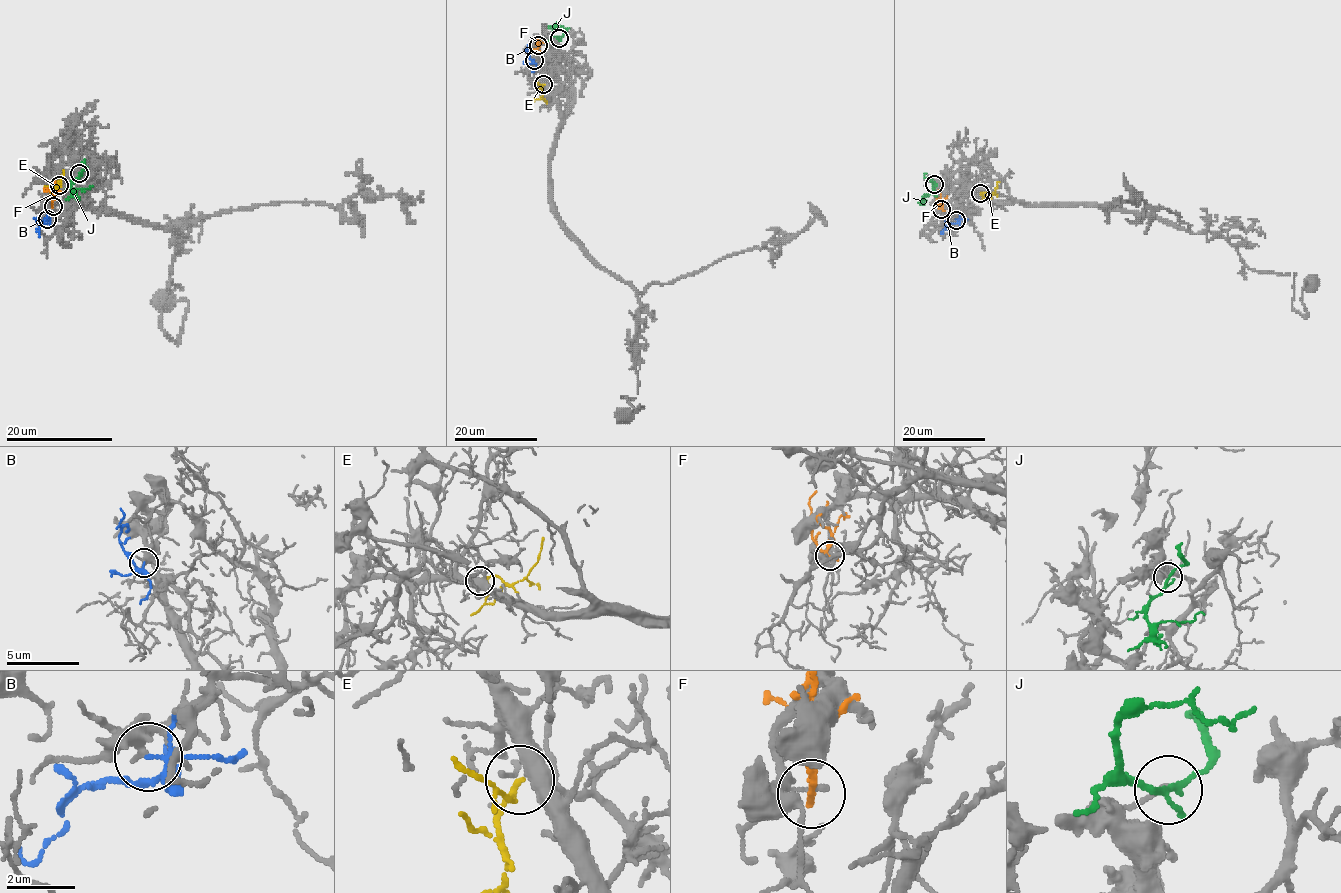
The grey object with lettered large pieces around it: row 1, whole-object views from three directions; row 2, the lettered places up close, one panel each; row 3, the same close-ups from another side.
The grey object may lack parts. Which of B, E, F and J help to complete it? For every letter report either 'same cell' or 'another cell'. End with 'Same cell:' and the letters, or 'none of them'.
B: another cell
E: same cell
F: another cell
J: another cell
Same cell: E

